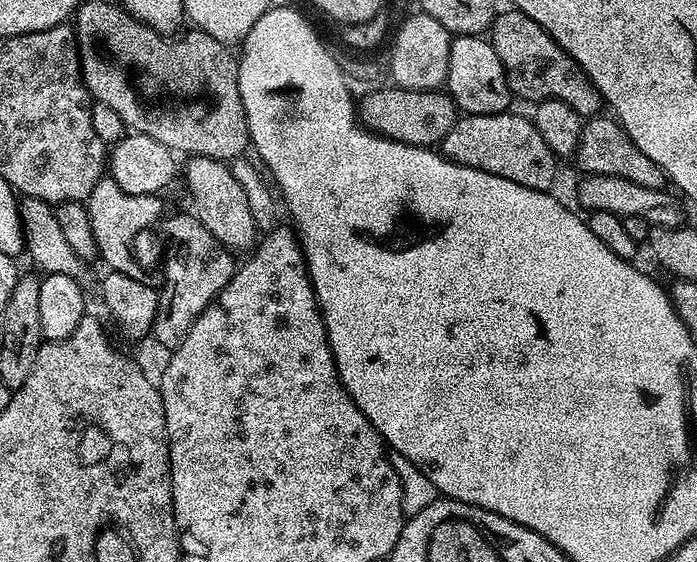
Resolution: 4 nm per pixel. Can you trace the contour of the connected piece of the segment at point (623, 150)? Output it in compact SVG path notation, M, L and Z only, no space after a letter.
M597 114L583 121L580 130L580 141L576 147L574 163L581 168L581 173L590 176L617 176L630 182L638 182L638 186L646 186L650 190L665 190L669 187L668 175L652 161L649 156L642 154L638 146L626 134L626 130L611 115Z

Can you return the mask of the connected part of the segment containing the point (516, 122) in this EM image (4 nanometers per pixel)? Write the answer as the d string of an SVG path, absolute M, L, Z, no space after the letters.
M509 110L498 114L461 115L454 122L450 134L438 146L445 160L452 160L462 166L470 166L474 170L482 170L486 174L498 174L498 178L510 178L510 182L518 182L518 186L526 186L530 190L551 193L552 183L556 180L556 164L558 158L546 146L546 138L538 134L535 123L524 116L515 116L515 111Z

